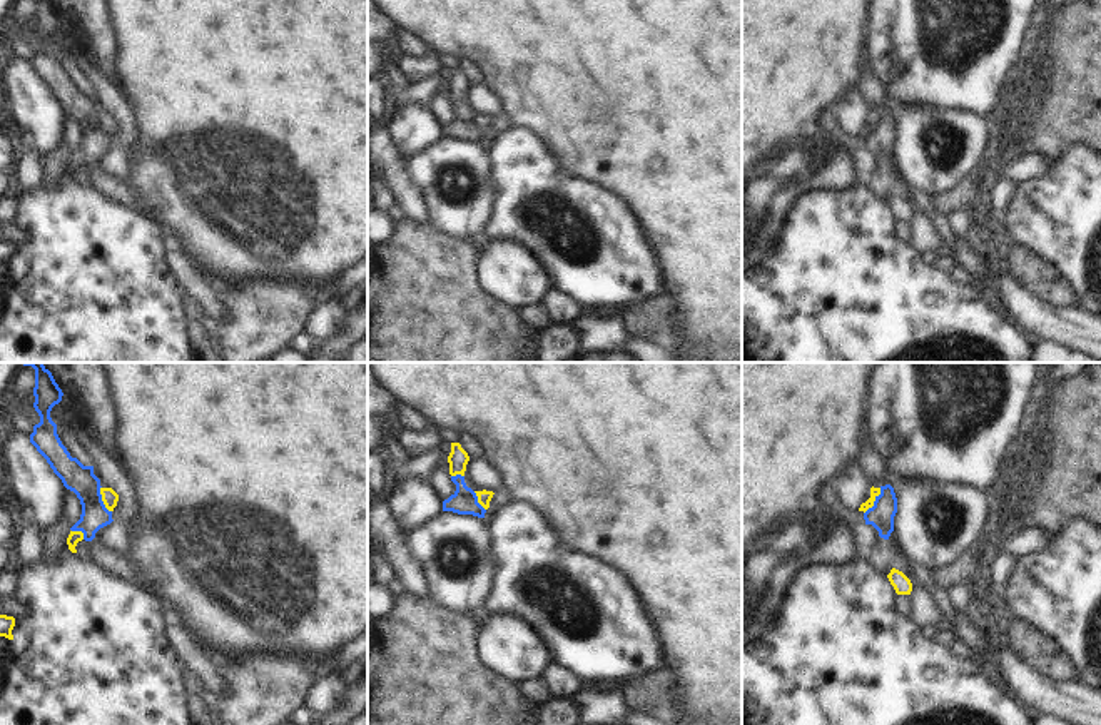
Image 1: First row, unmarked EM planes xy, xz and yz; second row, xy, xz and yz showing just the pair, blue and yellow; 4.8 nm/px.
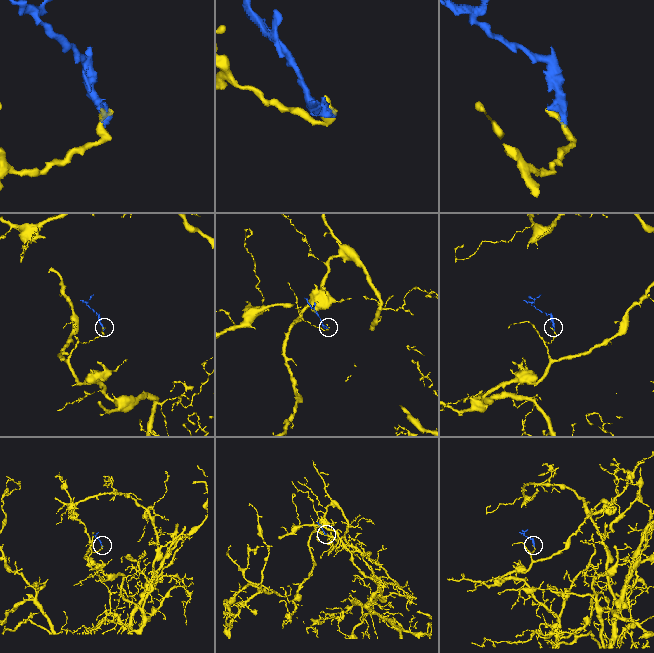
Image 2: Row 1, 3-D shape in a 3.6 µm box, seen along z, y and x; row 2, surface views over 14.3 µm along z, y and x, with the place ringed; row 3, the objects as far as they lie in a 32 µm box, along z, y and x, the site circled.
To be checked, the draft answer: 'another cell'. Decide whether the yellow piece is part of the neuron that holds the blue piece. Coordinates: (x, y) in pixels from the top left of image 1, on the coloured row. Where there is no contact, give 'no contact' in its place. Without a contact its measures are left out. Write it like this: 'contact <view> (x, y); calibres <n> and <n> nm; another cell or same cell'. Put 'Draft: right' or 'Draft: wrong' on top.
Draft: right
contact yz (874, 501); calibres 120 and 50 nm; another cell

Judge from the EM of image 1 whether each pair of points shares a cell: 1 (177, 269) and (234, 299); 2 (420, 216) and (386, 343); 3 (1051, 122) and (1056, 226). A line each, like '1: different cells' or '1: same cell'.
1: different cells
2: different cells
3: different cells

